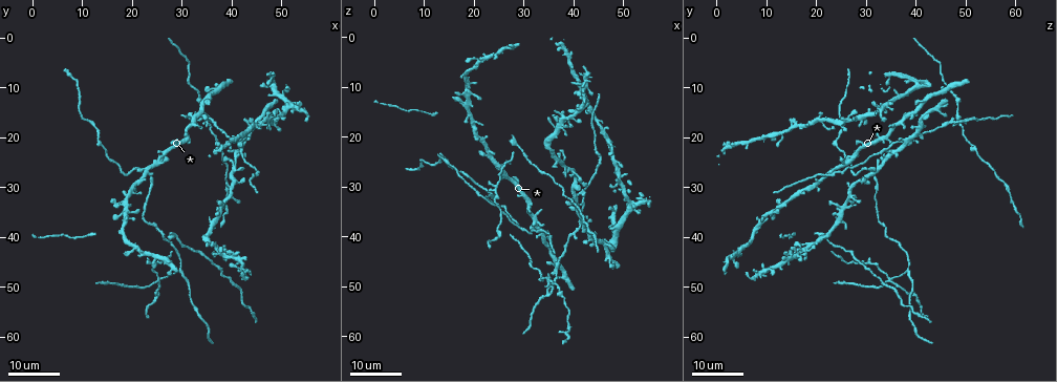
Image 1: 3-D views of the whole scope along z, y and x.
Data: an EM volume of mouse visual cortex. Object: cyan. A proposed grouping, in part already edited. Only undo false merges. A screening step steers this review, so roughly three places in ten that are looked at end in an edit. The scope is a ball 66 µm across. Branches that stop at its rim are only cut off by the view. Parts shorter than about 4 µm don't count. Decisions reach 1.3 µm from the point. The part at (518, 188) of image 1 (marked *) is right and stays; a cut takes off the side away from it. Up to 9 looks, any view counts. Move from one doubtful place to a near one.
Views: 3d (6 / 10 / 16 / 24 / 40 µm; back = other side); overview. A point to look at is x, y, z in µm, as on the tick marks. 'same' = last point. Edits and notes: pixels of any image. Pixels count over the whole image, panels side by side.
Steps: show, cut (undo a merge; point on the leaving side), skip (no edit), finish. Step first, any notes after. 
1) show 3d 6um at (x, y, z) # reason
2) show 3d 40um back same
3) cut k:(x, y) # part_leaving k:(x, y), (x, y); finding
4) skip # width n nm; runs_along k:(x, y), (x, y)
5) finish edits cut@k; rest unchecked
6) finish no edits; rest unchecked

show 3d 16um at (35.5, 16.5, 49.5) # small branch off a trunk

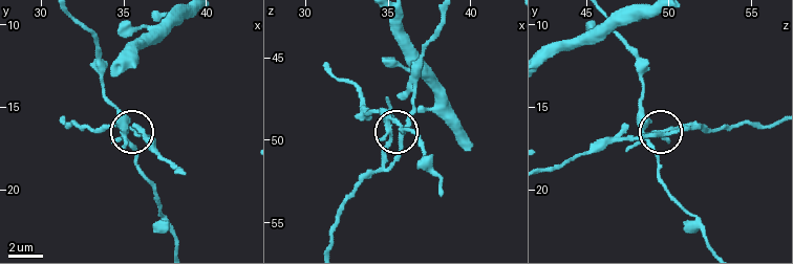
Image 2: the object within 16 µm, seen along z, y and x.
show 3d 10um at (35.1, 16.8, 48.9) # zoom in

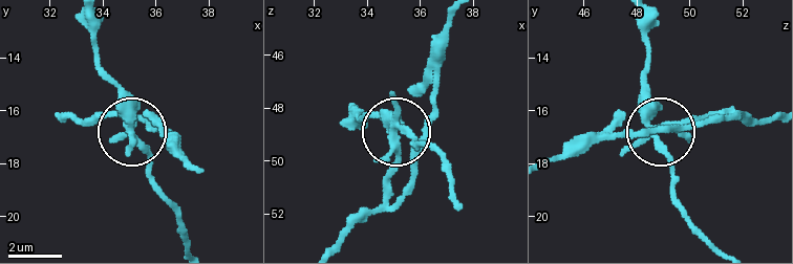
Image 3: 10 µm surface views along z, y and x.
show 3d 10um back at (34.9, 16.6, 49.1)

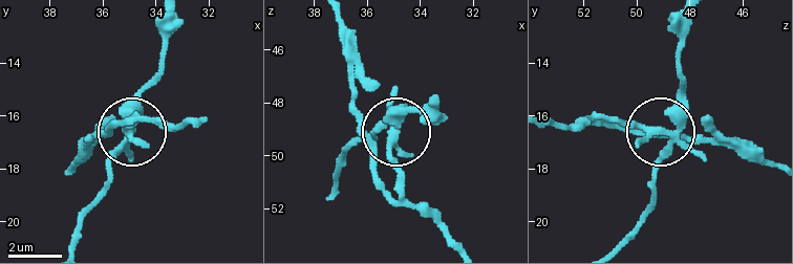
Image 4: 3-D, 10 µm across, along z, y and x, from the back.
cut 4:(369, 87) # a second neuron is stuck on

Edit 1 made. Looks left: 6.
show 3d 16um at (35.5, 10.5, 45.0)

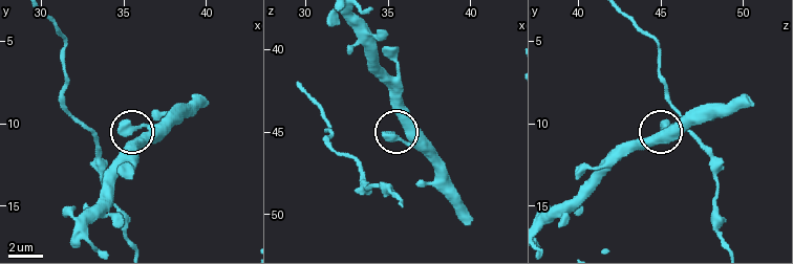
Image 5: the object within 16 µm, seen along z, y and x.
show 3d 10um at (35.9, 10.3, 45.5)

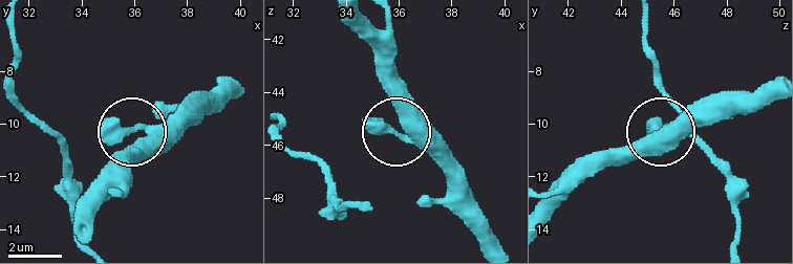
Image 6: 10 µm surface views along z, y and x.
skip # runs_along 6:(354, 22), (383, 56), (401, 134), (422, 144), (459, 181); one neuron here

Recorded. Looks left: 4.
show 3d 24um at (24.5, 38.0, 33.5) # a narrow waist

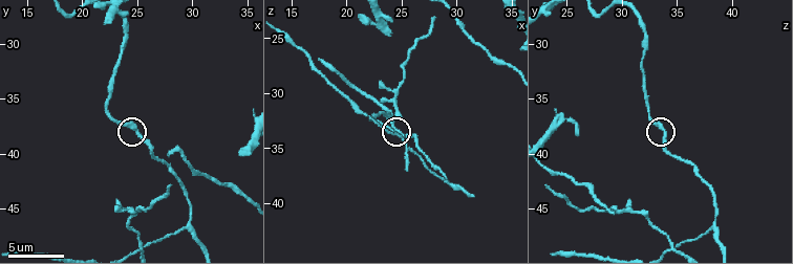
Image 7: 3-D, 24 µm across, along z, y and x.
show 3d 6um at (25.0, 38.2, 33.8) # zoom in

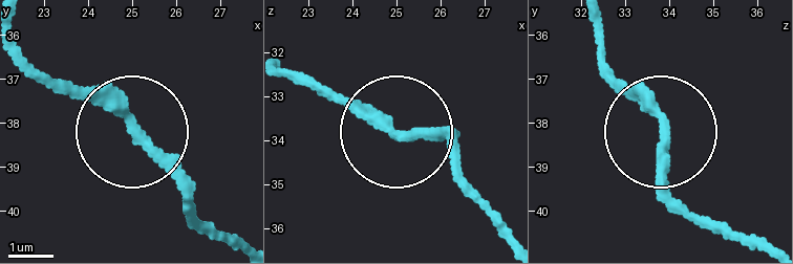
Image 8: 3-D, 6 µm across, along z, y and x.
skip # one neuron here

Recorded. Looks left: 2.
show 3d 10um at (25.4, 48.2, 34.4) # looks like a crossing

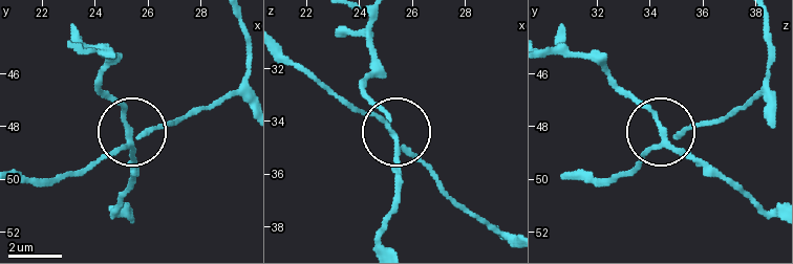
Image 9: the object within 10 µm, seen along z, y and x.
show 3d 6um at (25.2, 48.3, 34.6)

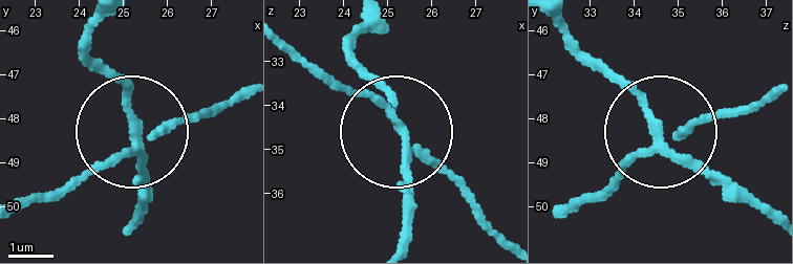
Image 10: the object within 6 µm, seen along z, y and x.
cut 10:(147, 177) # side_arm 18 um; arms 4; a second neuron is stuck on

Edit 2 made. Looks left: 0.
finish edits cut@4, cut@10; rest unchecked

